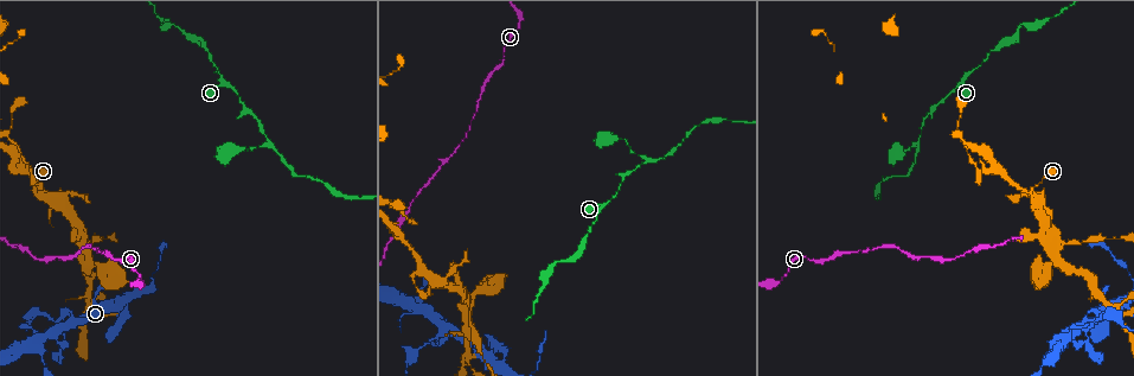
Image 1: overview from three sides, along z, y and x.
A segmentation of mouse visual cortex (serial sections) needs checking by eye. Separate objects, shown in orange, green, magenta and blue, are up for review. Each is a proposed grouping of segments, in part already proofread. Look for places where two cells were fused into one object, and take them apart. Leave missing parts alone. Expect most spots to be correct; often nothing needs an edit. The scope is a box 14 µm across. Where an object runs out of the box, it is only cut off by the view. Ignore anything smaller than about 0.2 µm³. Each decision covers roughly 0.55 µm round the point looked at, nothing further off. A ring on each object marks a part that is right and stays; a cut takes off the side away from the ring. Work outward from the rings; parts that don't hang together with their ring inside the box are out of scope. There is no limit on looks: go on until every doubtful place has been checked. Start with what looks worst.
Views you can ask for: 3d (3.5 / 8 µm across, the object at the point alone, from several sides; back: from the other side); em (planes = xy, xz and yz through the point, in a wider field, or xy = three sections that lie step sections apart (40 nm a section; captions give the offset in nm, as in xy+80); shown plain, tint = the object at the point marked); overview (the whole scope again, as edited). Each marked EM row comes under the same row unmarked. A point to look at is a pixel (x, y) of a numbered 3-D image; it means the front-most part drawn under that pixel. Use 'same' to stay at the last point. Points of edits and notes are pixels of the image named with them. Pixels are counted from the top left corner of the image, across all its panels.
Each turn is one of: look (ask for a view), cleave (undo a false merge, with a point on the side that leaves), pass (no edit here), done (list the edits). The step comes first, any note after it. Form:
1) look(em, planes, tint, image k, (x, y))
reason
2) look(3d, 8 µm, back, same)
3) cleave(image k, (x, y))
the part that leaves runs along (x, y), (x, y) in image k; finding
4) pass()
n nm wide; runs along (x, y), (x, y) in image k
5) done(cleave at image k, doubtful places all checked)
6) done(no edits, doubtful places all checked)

look(3d, 8 µm, image 1, (647, 161))
abrupt turn

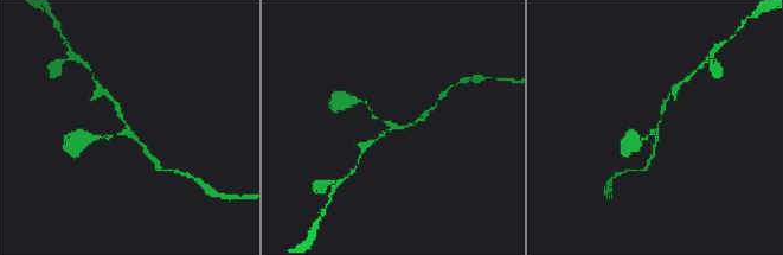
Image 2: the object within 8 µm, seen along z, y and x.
look(em, xy, step 1, tint, image 2, (395, 124))
3 arms; arms of 150, 150, 150 nm; need the tissue

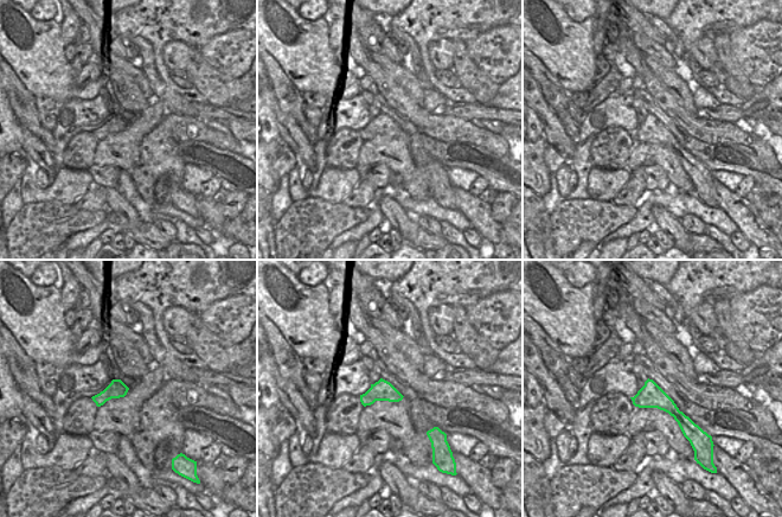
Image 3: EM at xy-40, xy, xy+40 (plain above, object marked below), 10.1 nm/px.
pass()
runs along (665, 102), (659, 128), (636, 138) in image 2; one cell here

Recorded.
look(3d, 3.5 µm, image 1, (461, 290))
three-way junction

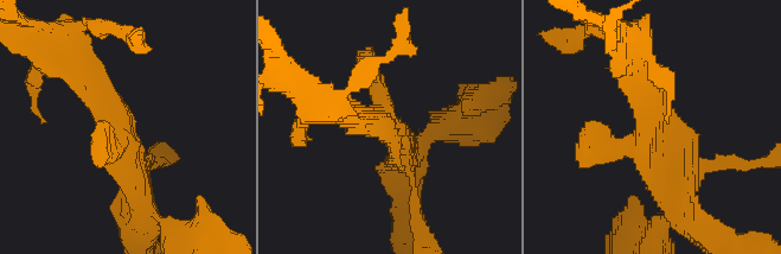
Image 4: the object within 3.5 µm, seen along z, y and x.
look(em, xy, step 3, tint, image 4, (388, 122))

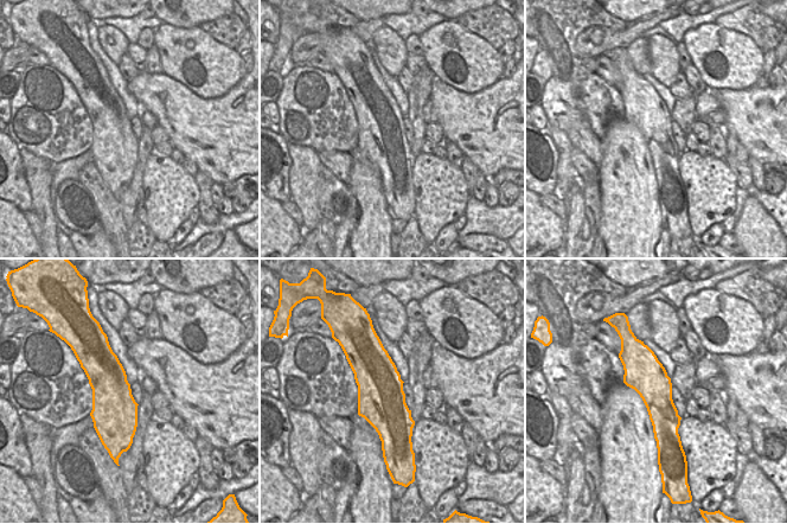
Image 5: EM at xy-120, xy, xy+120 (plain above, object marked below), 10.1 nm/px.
pass()
480 nm wide; runs along (81, 72), (117, 124), (140, 204) in image 4; all the same cell

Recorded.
look(em, xy, step 1, tint, image 1, (87, 308))
four arms meet

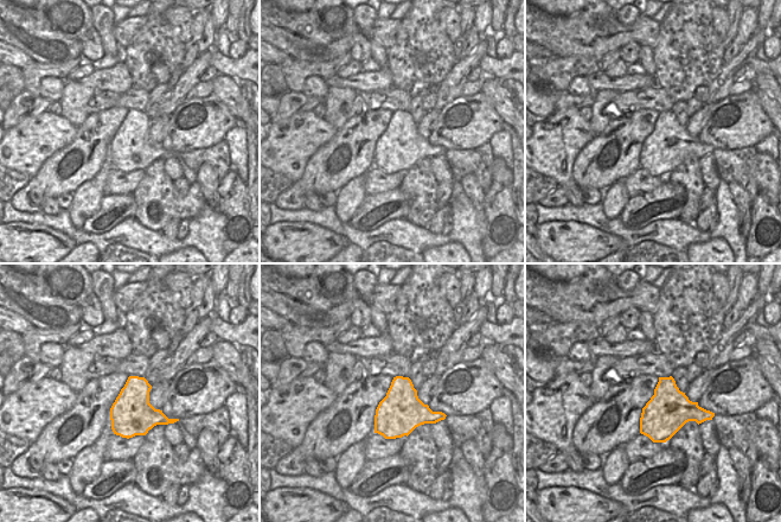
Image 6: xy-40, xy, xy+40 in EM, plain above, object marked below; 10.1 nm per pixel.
look(3d, 3.5 µm, same)

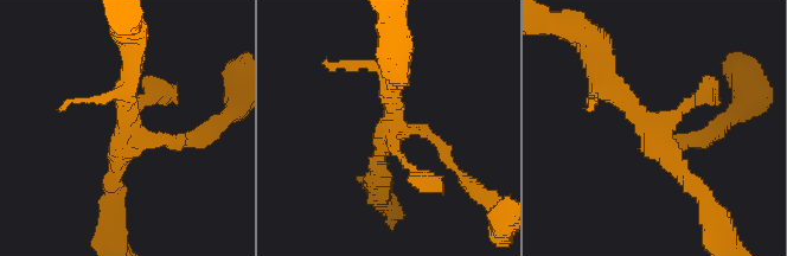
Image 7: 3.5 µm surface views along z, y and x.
pass()
440 nm wide; runs along (602, 70), (657, 142), (702, 193) in image 7; all the same cell

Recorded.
done(no edits, doubtful places all checked)

